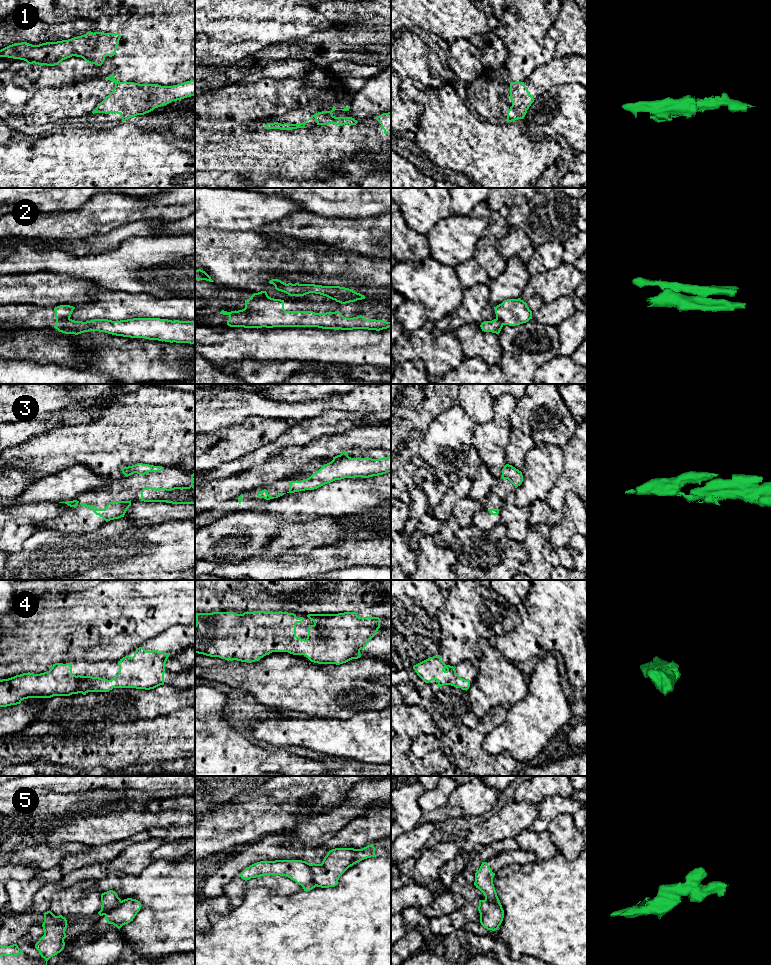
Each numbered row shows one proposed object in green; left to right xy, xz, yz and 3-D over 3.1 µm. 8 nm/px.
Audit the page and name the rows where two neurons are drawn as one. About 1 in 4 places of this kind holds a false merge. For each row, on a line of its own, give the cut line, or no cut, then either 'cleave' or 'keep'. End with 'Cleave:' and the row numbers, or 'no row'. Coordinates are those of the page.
1: xy (120, 82), (115, 85) | cleave
2: no cut | keep
3: no cut | keep
4: no cut | keep
5: xz (310, 864), (312, 879), (316, 885) | cleave
Cleave: 1, 5

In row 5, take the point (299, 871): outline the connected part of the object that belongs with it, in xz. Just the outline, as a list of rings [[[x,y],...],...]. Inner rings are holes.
[[[302,860],[260,861],[245,868],[238,876],[247,881],[264,875],[286,876],[301,885],[304,891],[316,887],[311,864]]]

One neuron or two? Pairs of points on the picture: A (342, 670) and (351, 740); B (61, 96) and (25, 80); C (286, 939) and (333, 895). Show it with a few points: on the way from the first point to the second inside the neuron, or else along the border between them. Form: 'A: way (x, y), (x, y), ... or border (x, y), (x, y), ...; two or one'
A: border (370, 710), (359, 711), (348, 718), (325, 718); two
B: border (65, 85), (42, 87), (25, 103); two
C: way (298, 930), (321, 907); one

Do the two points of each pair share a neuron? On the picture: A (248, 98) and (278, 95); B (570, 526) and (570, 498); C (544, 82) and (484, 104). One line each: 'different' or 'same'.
A: same
B: same
C: same

